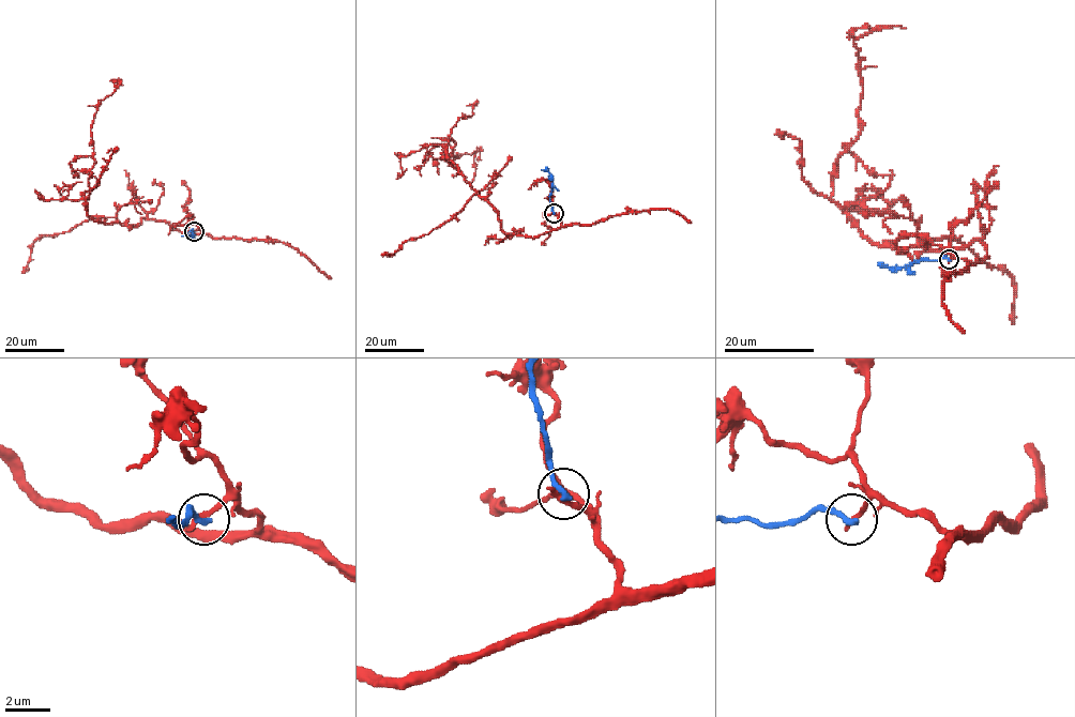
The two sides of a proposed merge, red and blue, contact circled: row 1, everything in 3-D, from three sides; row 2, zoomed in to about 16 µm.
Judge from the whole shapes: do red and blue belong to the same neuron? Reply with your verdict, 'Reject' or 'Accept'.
Reject

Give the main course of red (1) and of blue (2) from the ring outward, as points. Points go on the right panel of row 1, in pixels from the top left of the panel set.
1: (949, 260), (982, 260), (985, 245), (872, 244), (831, 198), (833, 166), (861, 130), (853, 40), (906, 27)
2: (949, 260), (921, 260), (903, 268), (882, 268)

